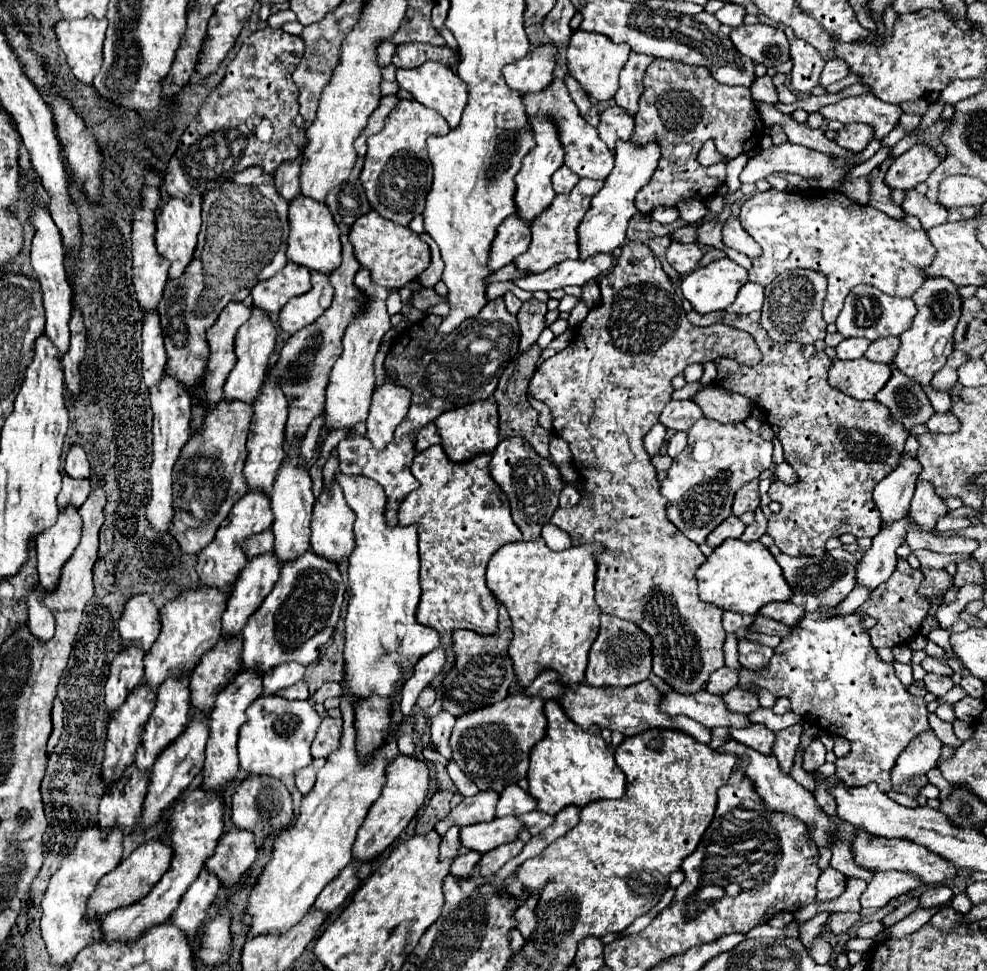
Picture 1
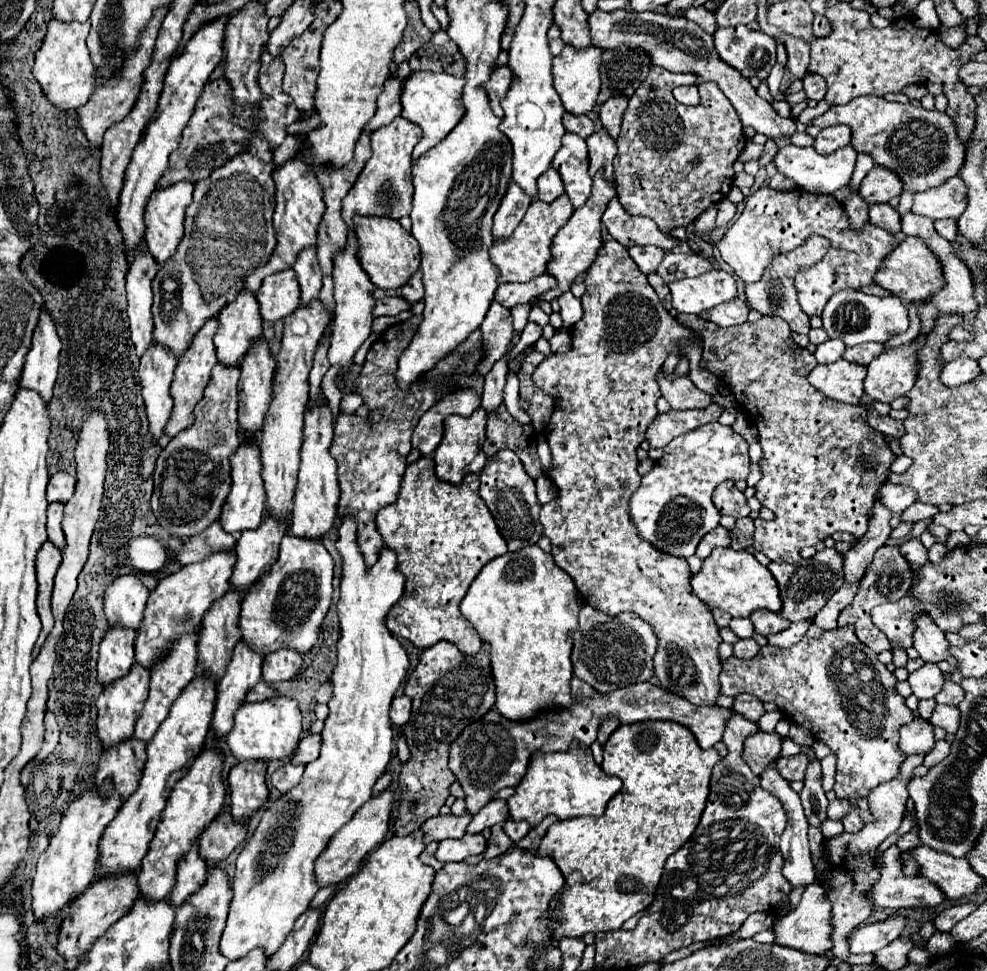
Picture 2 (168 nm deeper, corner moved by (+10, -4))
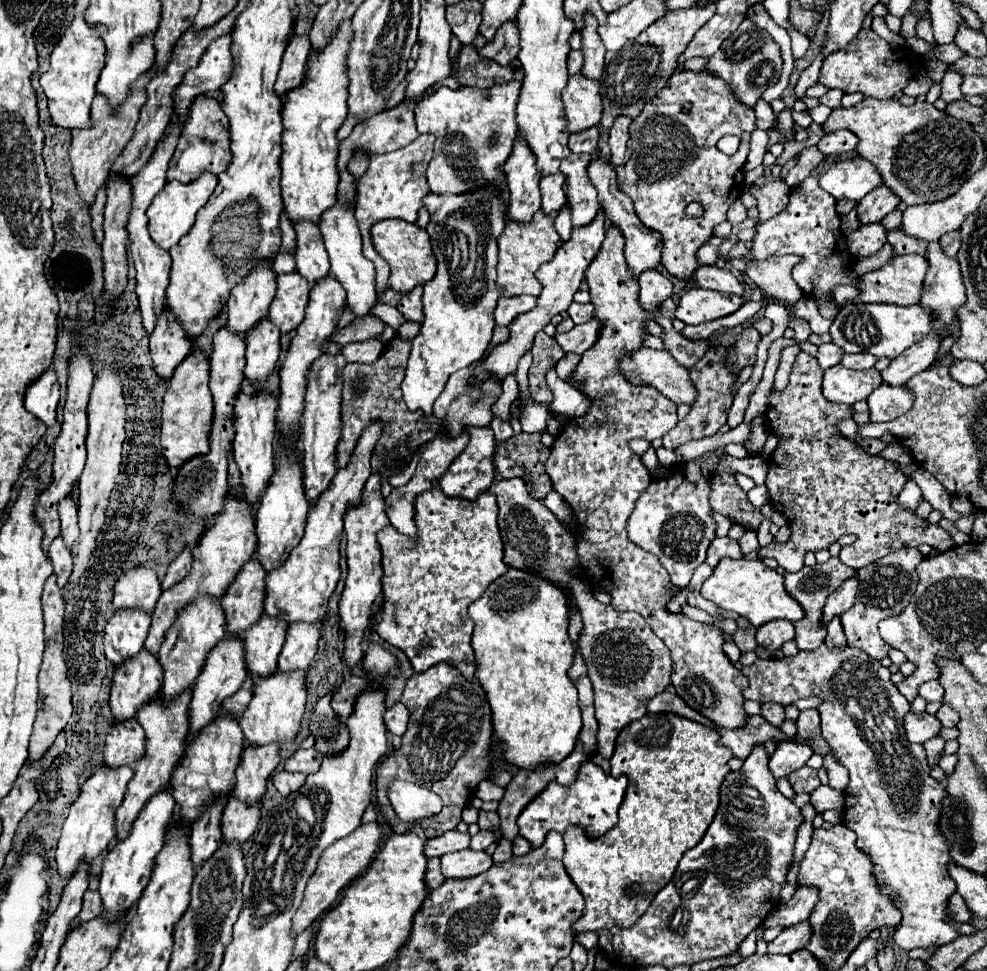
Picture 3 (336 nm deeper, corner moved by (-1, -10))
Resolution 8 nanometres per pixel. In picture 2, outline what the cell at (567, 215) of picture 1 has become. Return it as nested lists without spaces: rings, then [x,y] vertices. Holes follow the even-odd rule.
[[[567,194],[559,196],[555,202],[545,204],[541,200],[531,202],[529,210],[525,212],[523,220],[515,228],[515,232],[507,238],[495,240],[495,244],[489,250],[491,262],[499,270],[499,282],[529,282],[535,276],[541,276],[545,272],[545,262],[549,262],[551,252],[549,246],[559,232],[559,228],[565,226],[569,216],[573,214],[573,206],[567,198]]]

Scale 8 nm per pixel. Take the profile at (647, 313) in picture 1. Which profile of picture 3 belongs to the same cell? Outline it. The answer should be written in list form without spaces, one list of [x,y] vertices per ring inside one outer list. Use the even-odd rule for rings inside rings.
[[[608,228],[600,252],[596,254],[590,268],[586,270],[586,282],[590,288],[592,304],[594,304],[594,318],[598,318],[602,322],[602,328],[600,328],[600,336],[598,336],[596,344],[592,348],[588,348],[588,352],[582,354],[582,360],[576,366],[576,370],[572,372],[570,380],[580,386],[580,392],[584,396],[588,396],[588,400],[592,404],[590,404],[588,414],[576,418],[574,424],[568,424],[568,430],[560,430],[556,442],[550,448],[550,458],[546,460],[546,472],[552,478],[554,490],[570,504],[574,518],[576,518],[576,524],[564,524],[564,528],[568,532],[572,532],[576,538],[576,552],[578,552],[576,568],[578,568],[582,580],[592,582],[590,586],[594,590],[606,592],[610,596],[612,608],[640,612],[644,616],[644,620],[648,620],[648,624],[652,626],[656,636],[666,642],[666,646],[672,652],[672,660],[674,660],[672,686],[674,686],[676,694],[682,696],[690,708],[694,708],[702,716],[710,718],[716,726],[730,728],[730,730],[740,728],[746,724],[746,712],[742,708],[742,702],[744,702],[742,690],[748,686],[748,680],[730,662],[730,658],[722,650],[724,648],[724,632],[716,624],[692,620],[684,612],[670,612],[666,608],[666,604],[676,596],[676,592],[680,588],[676,588],[668,580],[668,572],[662,568],[658,556],[644,552],[640,546],[632,544],[626,536],[626,522],[630,518],[630,512],[634,510],[638,496],[652,482],[652,476],[646,470],[646,466],[642,464],[642,458],[630,450],[628,442],[632,438],[646,438],[650,442],[656,438],[662,438],[676,426],[678,418],[676,418],[676,406],[666,396],[656,392],[656,388],[652,388],[648,384],[634,386],[632,382],[624,380],[624,374],[620,372],[620,360],[624,358],[624,354],[644,348],[644,336],[648,336],[646,322],[654,322],[656,314],[646,310],[638,302],[640,284],[628,272],[628,262],[624,260],[624,238],[620,232],[616,232],[616,228]]]

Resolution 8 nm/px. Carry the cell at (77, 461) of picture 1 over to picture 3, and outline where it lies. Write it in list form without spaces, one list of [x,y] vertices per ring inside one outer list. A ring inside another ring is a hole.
[[[74,494],[60,500],[58,514],[60,514],[60,522],[62,522],[62,538],[64,538],[66,546],[70,548],[78,538],[78,502],[76,502]]]

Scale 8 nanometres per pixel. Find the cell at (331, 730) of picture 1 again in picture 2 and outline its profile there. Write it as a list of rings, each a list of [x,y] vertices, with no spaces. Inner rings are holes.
[[[307,734],[307,736],[299,742],[295,754],[291,756],[291,762],[293,762],[293,764],[309,764],[309,762],[313,762],[313,760],[319,756],[319,748],[321,748],[321,736]]]

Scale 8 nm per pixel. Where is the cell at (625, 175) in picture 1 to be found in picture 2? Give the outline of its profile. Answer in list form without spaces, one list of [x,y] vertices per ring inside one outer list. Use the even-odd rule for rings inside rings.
[[[597,174],[593,178],[593,192],[589,196],[589,200],[585,202],[585,206],[577,208],[571,218],[567,220],[567,224],[557,232],[557,236],[553,238],[553,244],[551,244],[551,260],[547,262],[547,268],[545,268],[545,274],[553,276],[557,280],[557,286],[543,292],[539,298],[535,298],[531,302],[531,306],[537,306],[539,302],[551,302],[551,300],[557,300],[563,292],[567,292],[571,288],[571,282],[575,280],[577,274],[585,272],[597,250],[603,246],[603,240],[601,240],[601,214],[605,212],[605,206],[609,204],[609,198],[613,198],[613,194],[617,194],[617,184],[615,182],[609,182],[605,180],[603,174]]]

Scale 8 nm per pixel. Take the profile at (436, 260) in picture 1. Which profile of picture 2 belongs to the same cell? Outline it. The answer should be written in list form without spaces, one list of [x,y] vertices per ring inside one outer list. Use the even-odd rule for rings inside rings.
[[[415,272],[409,278],[409,282],[401,288],[401,298],[407,300],[409,304],[415,304],[423,298],[423,286],[421,286],[421,274],[419,272]]]

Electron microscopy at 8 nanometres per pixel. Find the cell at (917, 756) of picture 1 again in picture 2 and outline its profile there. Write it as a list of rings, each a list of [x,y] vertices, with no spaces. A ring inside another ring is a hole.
[[[913,718],[913,722],[901,726],[899,732],[901,732],[899,746],[907,756],[929,752],[935,744],[933,726],[923,718]]]

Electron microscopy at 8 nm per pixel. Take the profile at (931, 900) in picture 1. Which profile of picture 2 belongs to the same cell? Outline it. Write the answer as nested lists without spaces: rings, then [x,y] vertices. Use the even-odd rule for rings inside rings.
[[[891,916],[883,922],[875,924],[865,924],[859,926],[851,936],[849,936],[849,952],[851,954],[875,954],[895,938],[899,938],[901,930],[905,926],[903,916]]]

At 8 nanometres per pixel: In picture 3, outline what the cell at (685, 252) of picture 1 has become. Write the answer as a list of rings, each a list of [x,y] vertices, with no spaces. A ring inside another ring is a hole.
[[[700,266],[692,274],[690,280],[698,288],[710,288],[710,290],[718,290],[718,292],[730,292],[730,294],[738,294],[738,296],[744,294],[744,288],[738,282],[738,278],[730,270],[724,270],[724,268],[718,268],[718,266]]]

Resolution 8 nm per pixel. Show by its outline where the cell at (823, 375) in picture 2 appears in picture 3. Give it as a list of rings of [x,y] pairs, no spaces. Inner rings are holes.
[[[832,366],[824,372],[822,392],[830,402],[854,406],[866,400],[874,388],[882,384],[882,376],[876,368],[872,370],[850,370],[844,366]]]

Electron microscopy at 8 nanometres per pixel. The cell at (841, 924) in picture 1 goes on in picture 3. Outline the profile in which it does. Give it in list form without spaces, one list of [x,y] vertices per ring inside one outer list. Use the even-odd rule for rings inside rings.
[[[808,920],[804,924],[794,924],[792,928],[784,928],[778,938],[768,944],[770,954],[792,954],[796,950],[806,948],[808,938],[812,938],[812,926]]]

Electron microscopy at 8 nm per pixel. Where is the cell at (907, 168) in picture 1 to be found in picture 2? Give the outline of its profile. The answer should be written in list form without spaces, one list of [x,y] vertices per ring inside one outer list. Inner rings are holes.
[[[881,166],[871,168],[859,186],[859,196],[867,204],[885,204],[899,194],[901,180],[891,170],[881,170]]]

